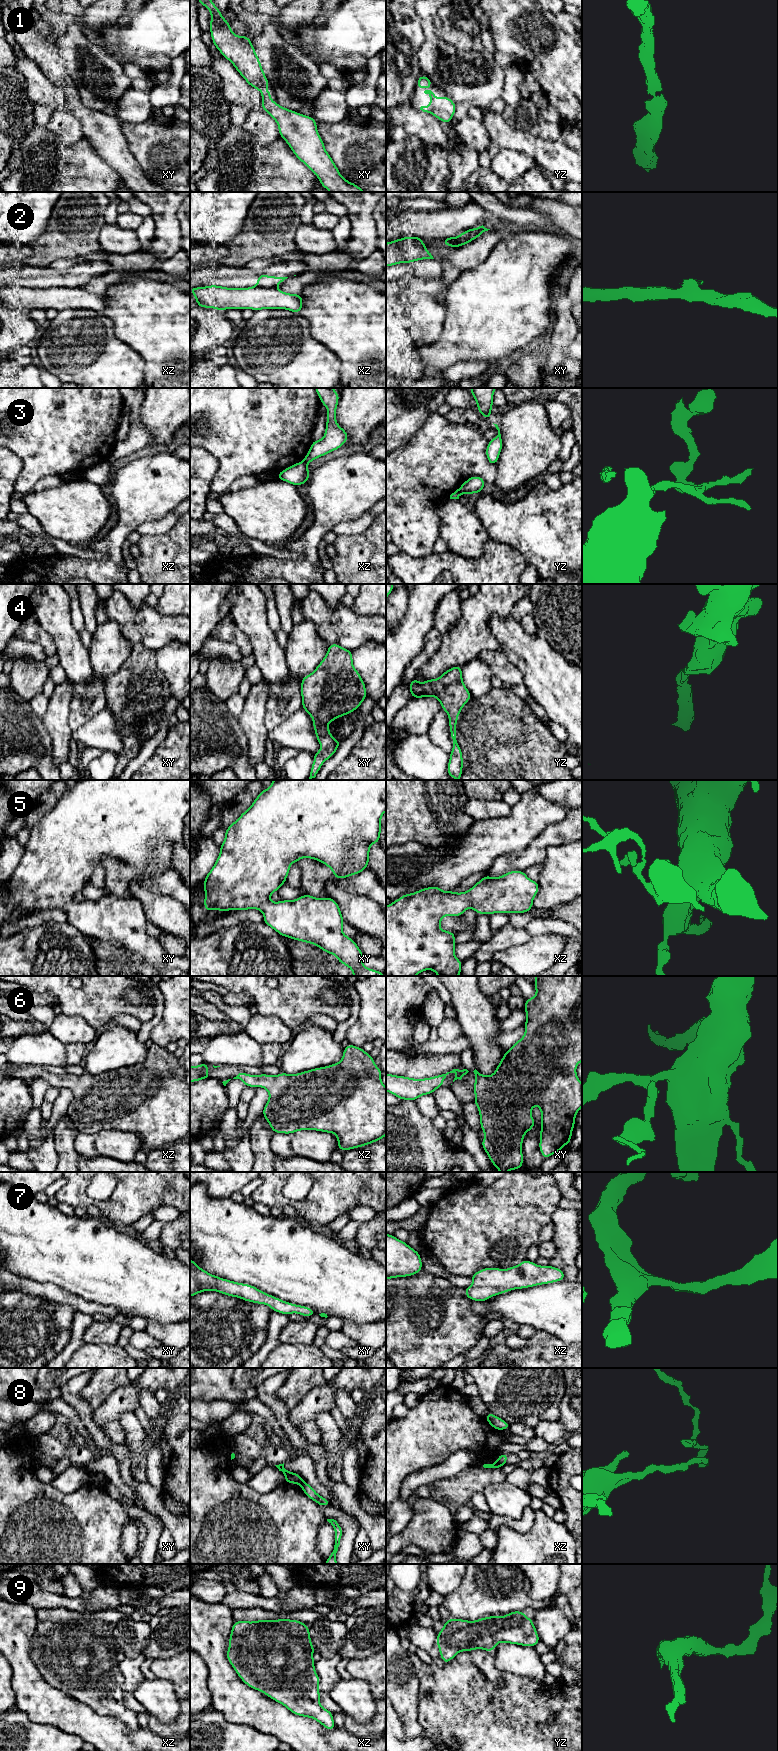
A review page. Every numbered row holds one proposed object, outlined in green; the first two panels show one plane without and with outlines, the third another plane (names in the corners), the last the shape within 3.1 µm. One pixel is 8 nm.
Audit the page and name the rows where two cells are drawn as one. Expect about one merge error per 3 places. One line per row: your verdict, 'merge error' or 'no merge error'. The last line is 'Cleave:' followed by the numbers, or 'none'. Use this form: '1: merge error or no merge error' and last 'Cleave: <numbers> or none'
1: no merge error
2: merge error
3: merge error
4: no merge error
5: no merge error
6: no merge error
7: no merge error
8: merge error
9: no merge error
Cleave: 2, 3, 8

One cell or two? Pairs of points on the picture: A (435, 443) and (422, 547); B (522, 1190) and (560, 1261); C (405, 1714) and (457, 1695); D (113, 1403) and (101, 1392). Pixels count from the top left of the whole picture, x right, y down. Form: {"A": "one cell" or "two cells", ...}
{"A": "one cell", "B": "two cells", "C": "two cells", "D": "two cells"}

